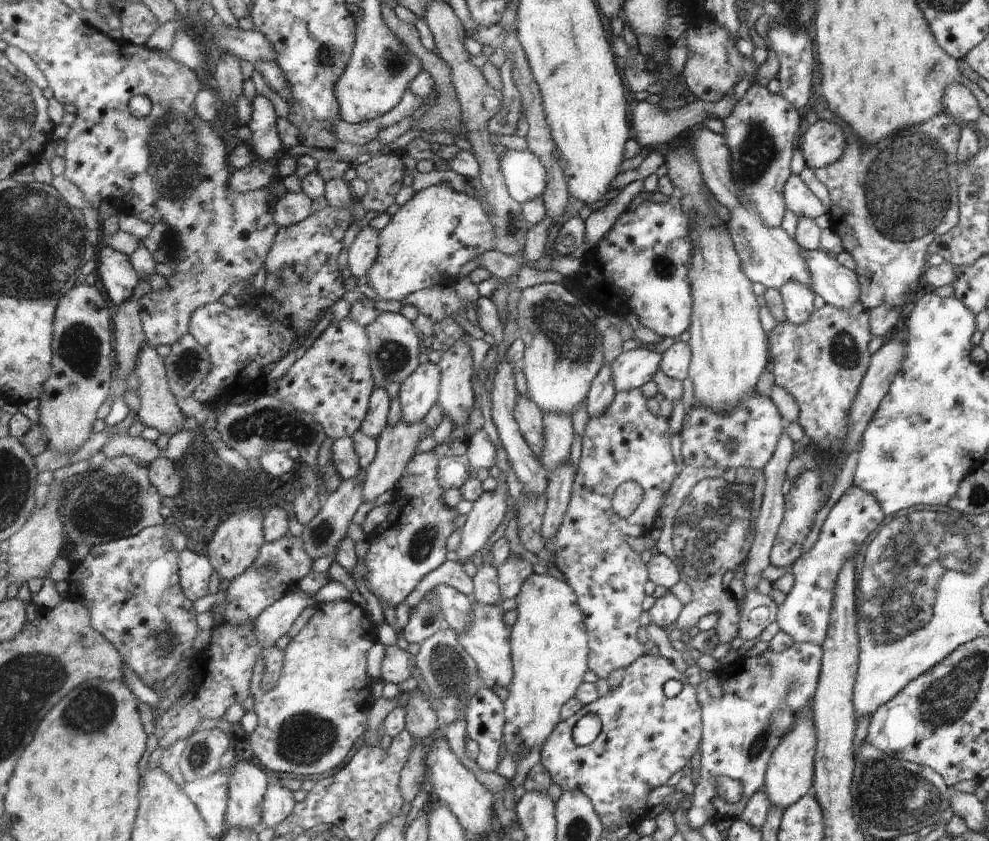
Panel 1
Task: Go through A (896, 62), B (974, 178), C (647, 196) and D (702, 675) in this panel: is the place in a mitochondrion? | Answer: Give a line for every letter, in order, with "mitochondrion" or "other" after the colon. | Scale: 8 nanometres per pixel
A: other
B: mitochondrion
C: other
D: other

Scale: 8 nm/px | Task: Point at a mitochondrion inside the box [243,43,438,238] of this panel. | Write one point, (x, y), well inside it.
(396, 62)

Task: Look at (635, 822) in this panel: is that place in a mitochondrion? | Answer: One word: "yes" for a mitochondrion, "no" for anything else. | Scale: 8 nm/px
no

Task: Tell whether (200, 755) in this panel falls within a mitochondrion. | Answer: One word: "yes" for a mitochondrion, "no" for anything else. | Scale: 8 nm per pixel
yes

